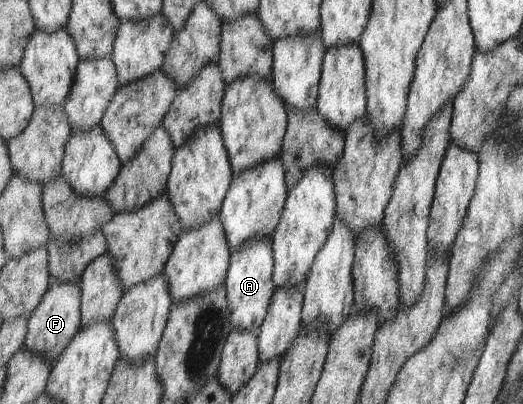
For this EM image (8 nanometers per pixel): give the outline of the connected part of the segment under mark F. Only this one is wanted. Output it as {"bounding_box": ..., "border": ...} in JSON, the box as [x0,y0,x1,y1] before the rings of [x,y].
{"bounding_box":[25,278,82,367],"border":[[[53,278],[49,291],[43,297],[42,305],[39,305],[29,320],[30,329],[25,346],[29,350],[45,354],[52,361],[52,367],[73,337],[82,329],[82,287],[80,285],[81,281],[78,284]]]}

